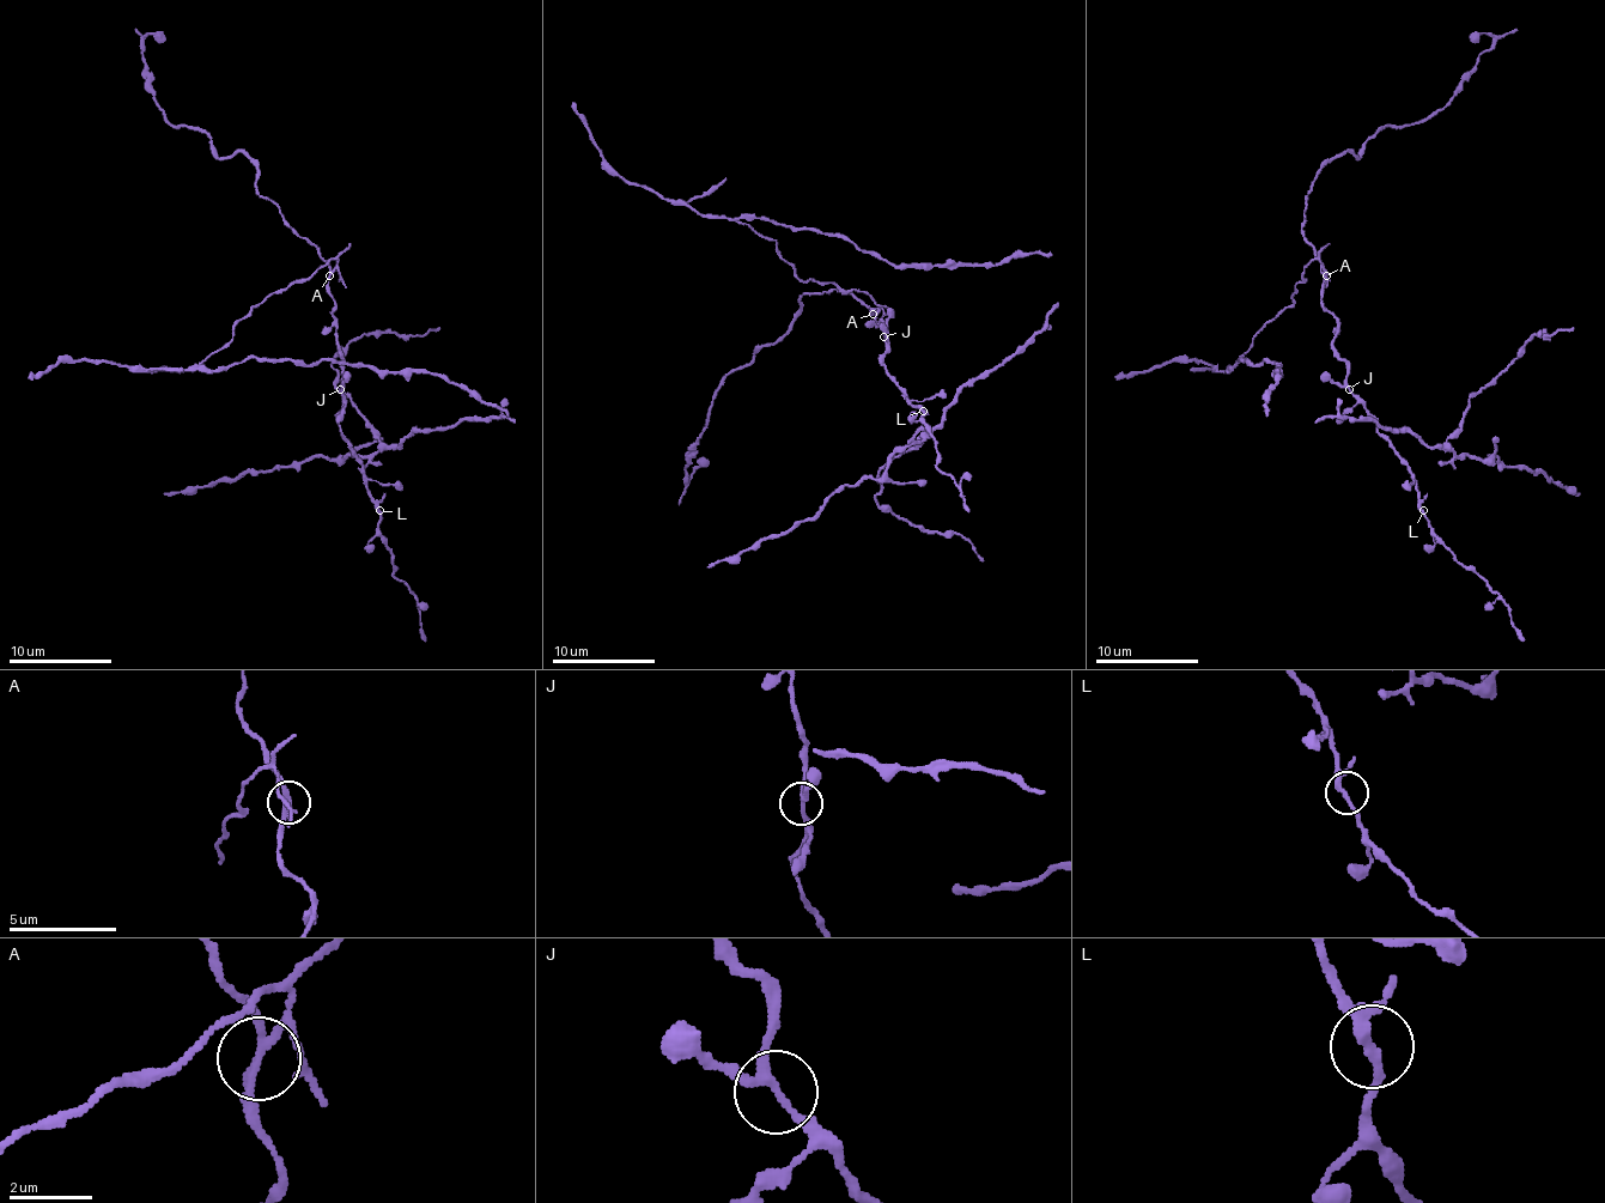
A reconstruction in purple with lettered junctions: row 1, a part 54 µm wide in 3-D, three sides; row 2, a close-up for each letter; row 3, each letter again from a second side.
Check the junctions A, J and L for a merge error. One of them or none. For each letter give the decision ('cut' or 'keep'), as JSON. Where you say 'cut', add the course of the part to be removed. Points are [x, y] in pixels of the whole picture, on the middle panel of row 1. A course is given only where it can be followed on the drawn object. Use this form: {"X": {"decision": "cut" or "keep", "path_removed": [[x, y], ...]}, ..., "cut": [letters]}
{"A": {"decision": "cut"}, "J": {"decision": "keep"}, "L": {"decision": "keep"}, "cut": ["A"]}

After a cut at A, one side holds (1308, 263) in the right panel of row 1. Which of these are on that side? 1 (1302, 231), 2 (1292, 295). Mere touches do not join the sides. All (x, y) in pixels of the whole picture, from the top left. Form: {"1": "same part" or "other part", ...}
{"1": "other part", "2": "same part"}

